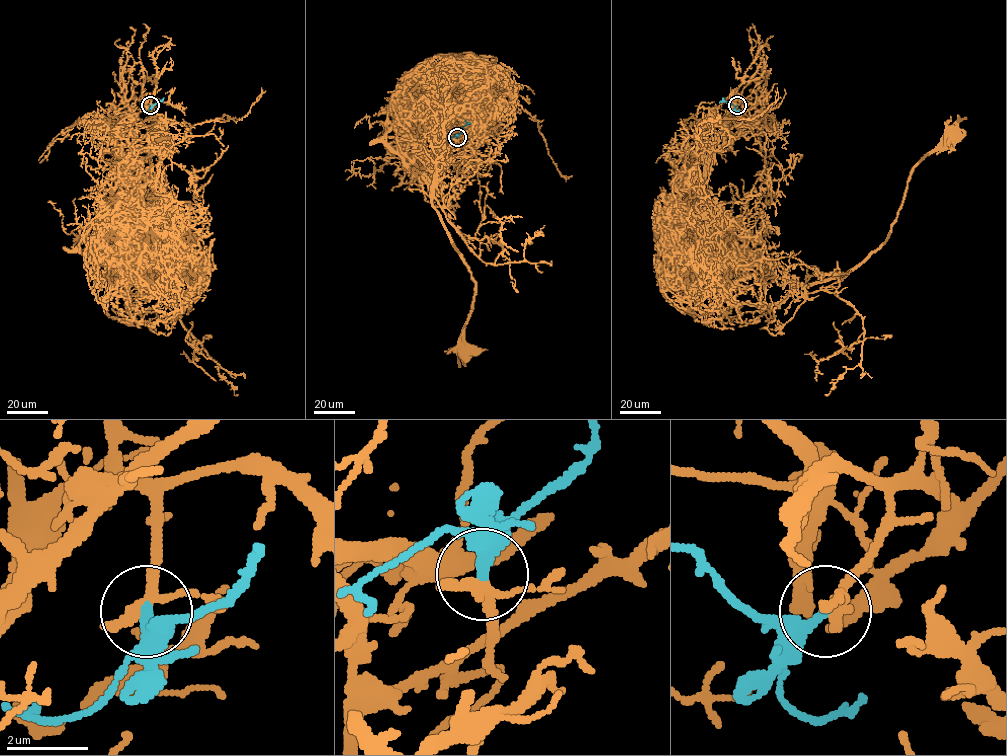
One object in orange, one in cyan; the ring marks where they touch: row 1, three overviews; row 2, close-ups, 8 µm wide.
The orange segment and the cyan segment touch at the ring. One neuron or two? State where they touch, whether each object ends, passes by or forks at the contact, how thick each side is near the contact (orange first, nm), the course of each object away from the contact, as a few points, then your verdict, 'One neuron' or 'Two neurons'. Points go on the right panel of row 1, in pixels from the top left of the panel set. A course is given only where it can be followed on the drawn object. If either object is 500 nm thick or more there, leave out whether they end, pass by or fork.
Place: (737, 105). At the ring orange passes by. At the ring cyan ends. Thickness 280 nm (orange) against 280 nm. Course of orange: (737, 105), (743, 100), (699, 188), (715, 223), (796, 285), (866, 260), (887, 237), (910, 173), (950, 133). Course of cyan: (737, 105), (723, 100), (719, 102). One neuron

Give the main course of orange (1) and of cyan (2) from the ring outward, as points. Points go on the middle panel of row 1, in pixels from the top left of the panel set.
1: (456, 138), (430, 115), (435, 101), (444, 113), (415, 167), (475, 283), (466, 351)
2: (457, 137), (467, 123), (465, 119)

